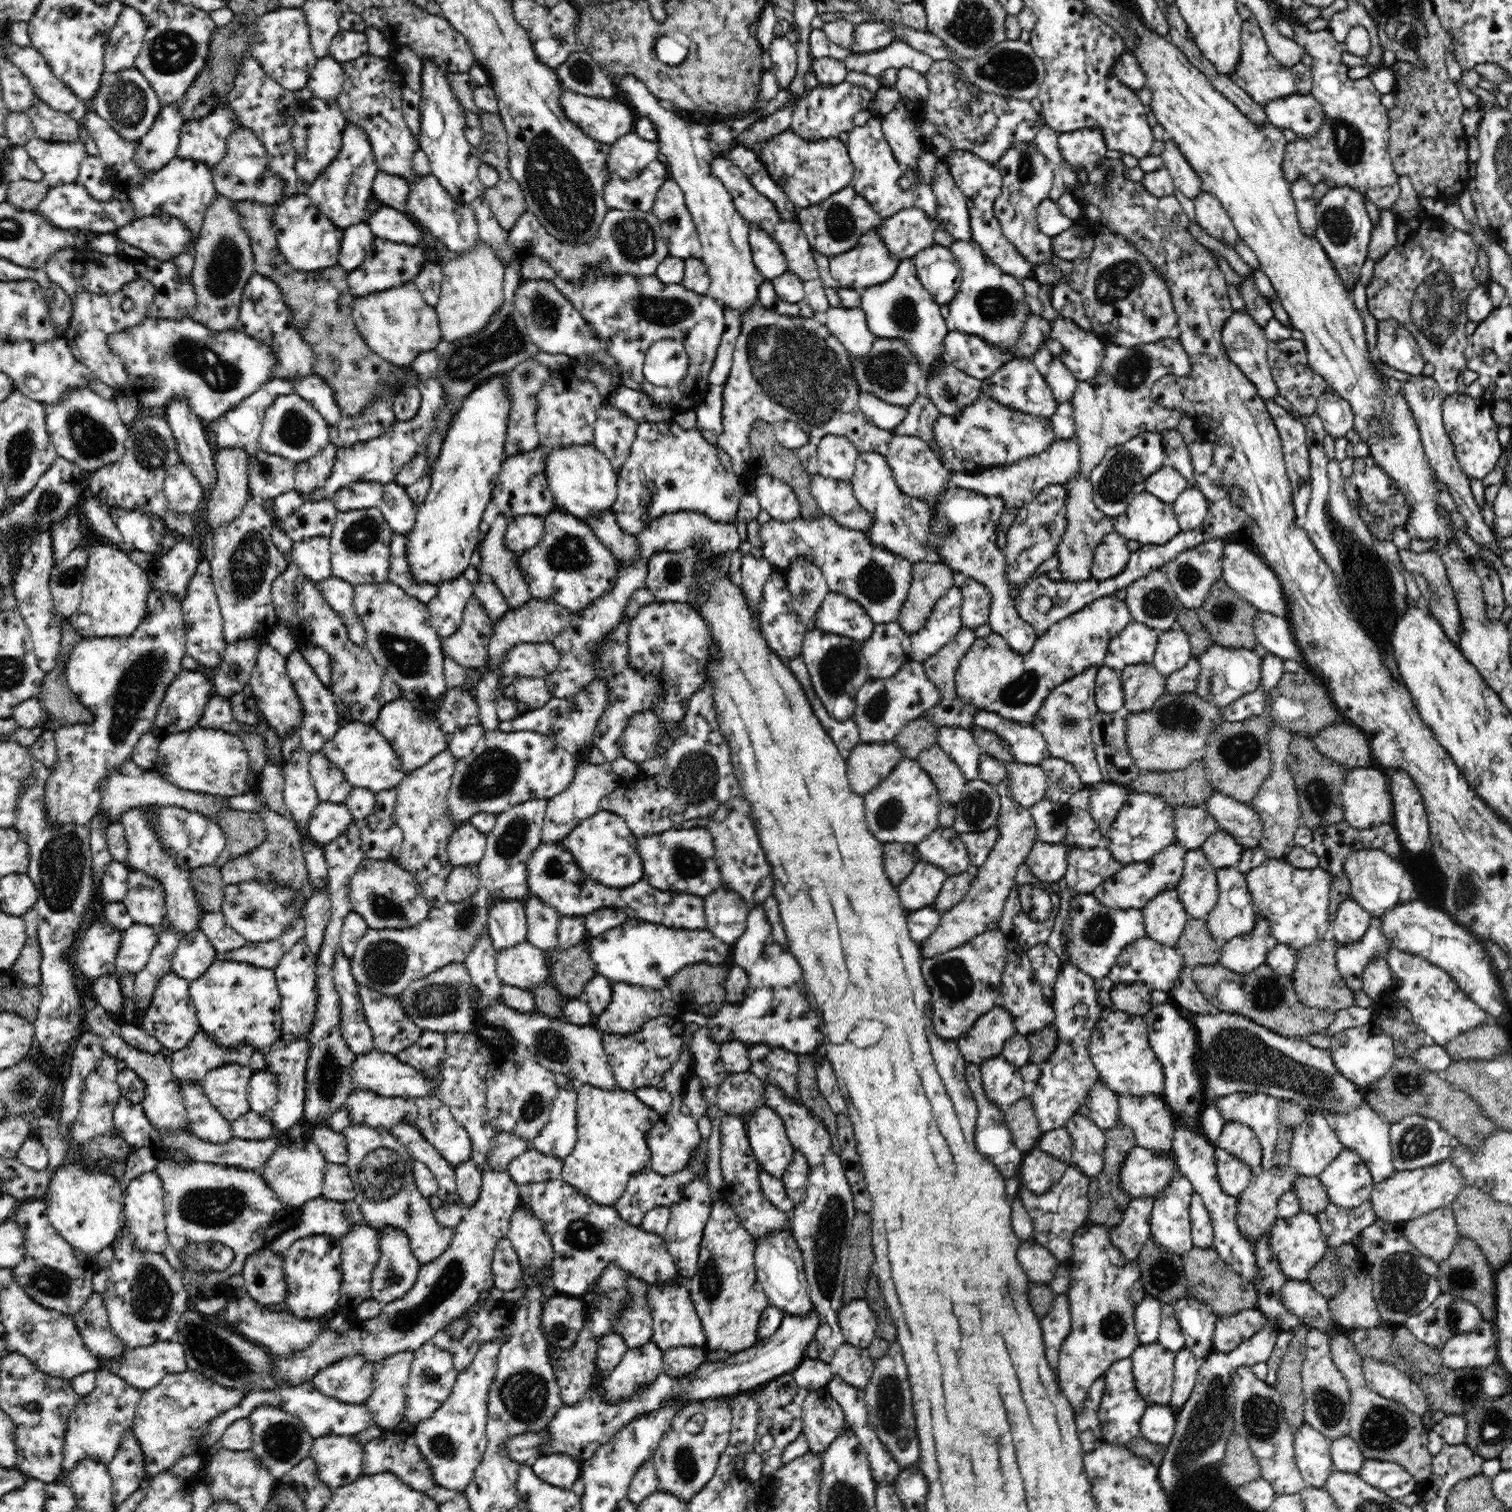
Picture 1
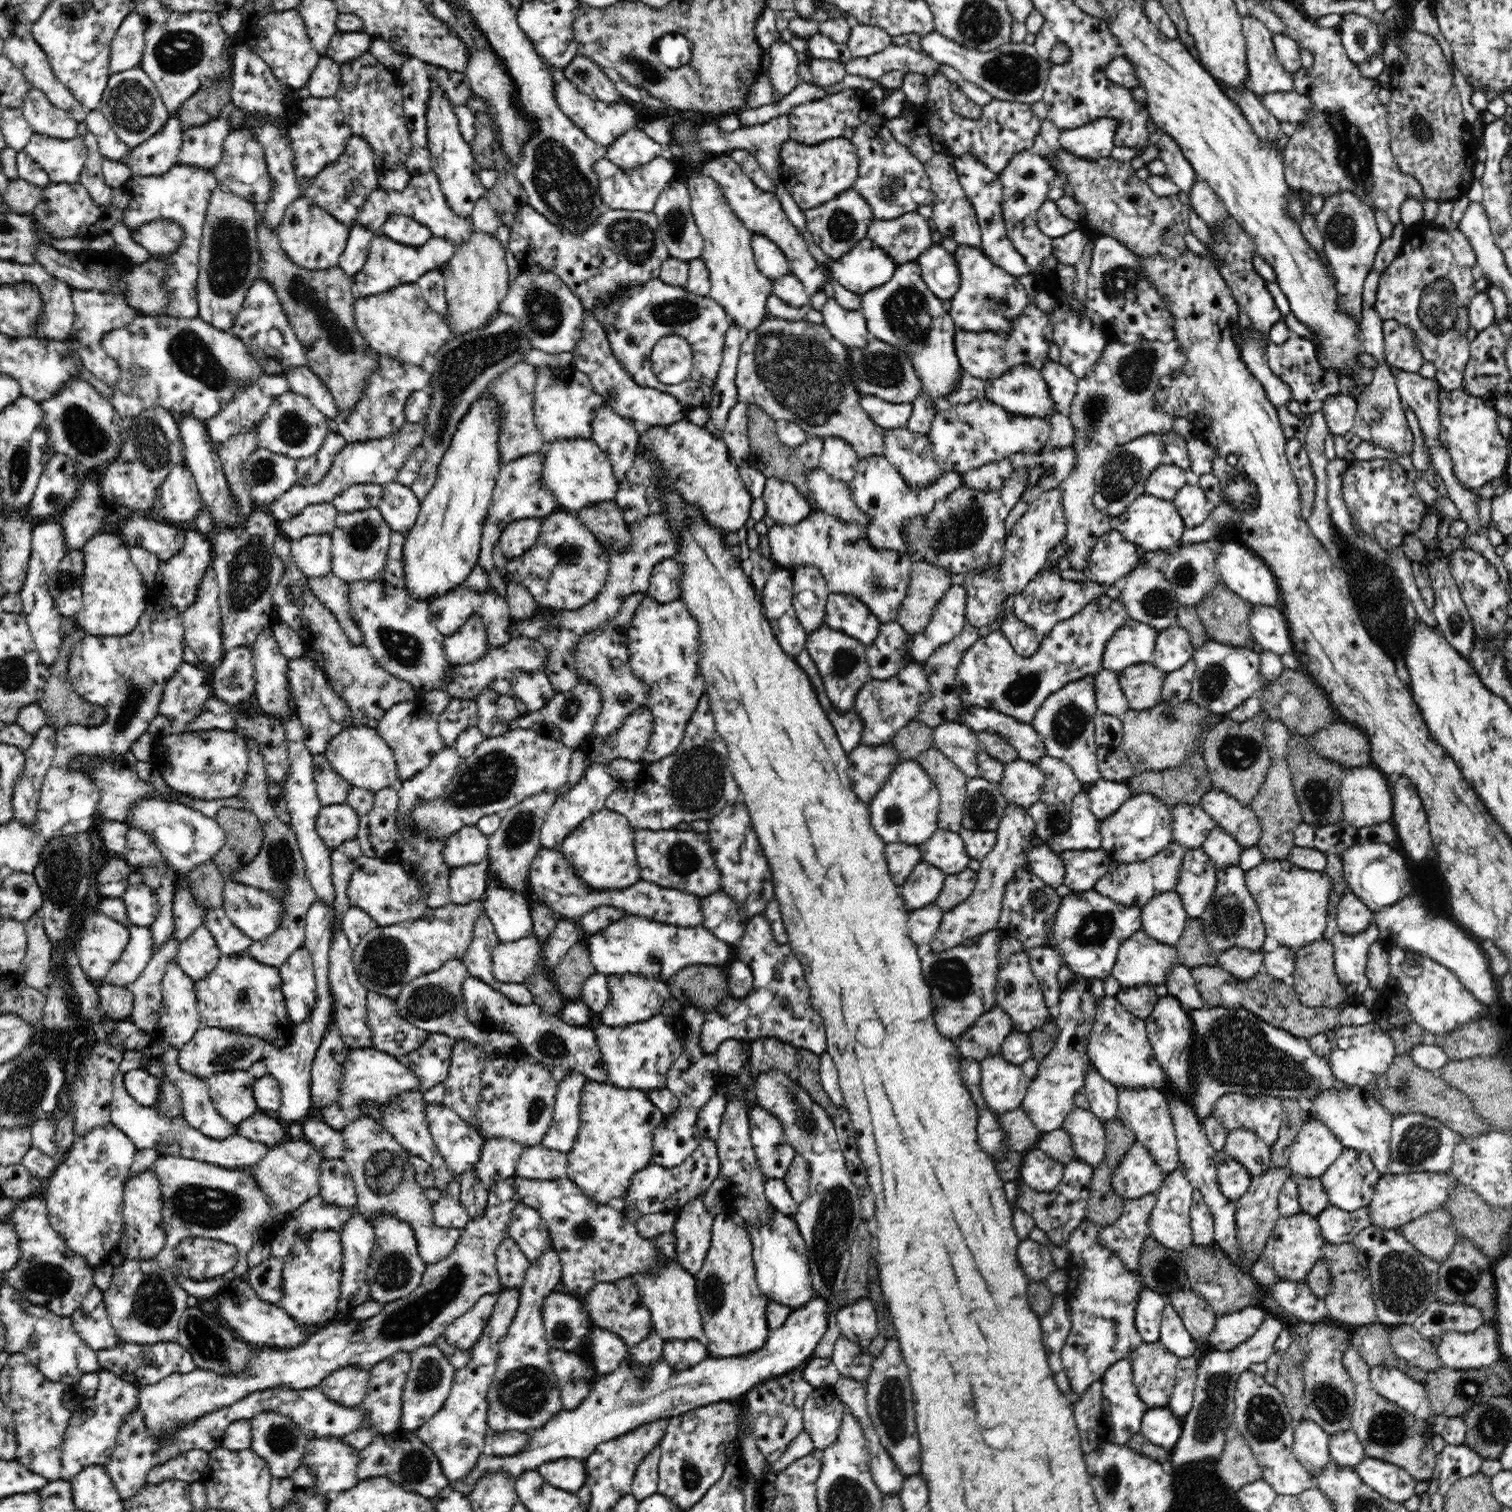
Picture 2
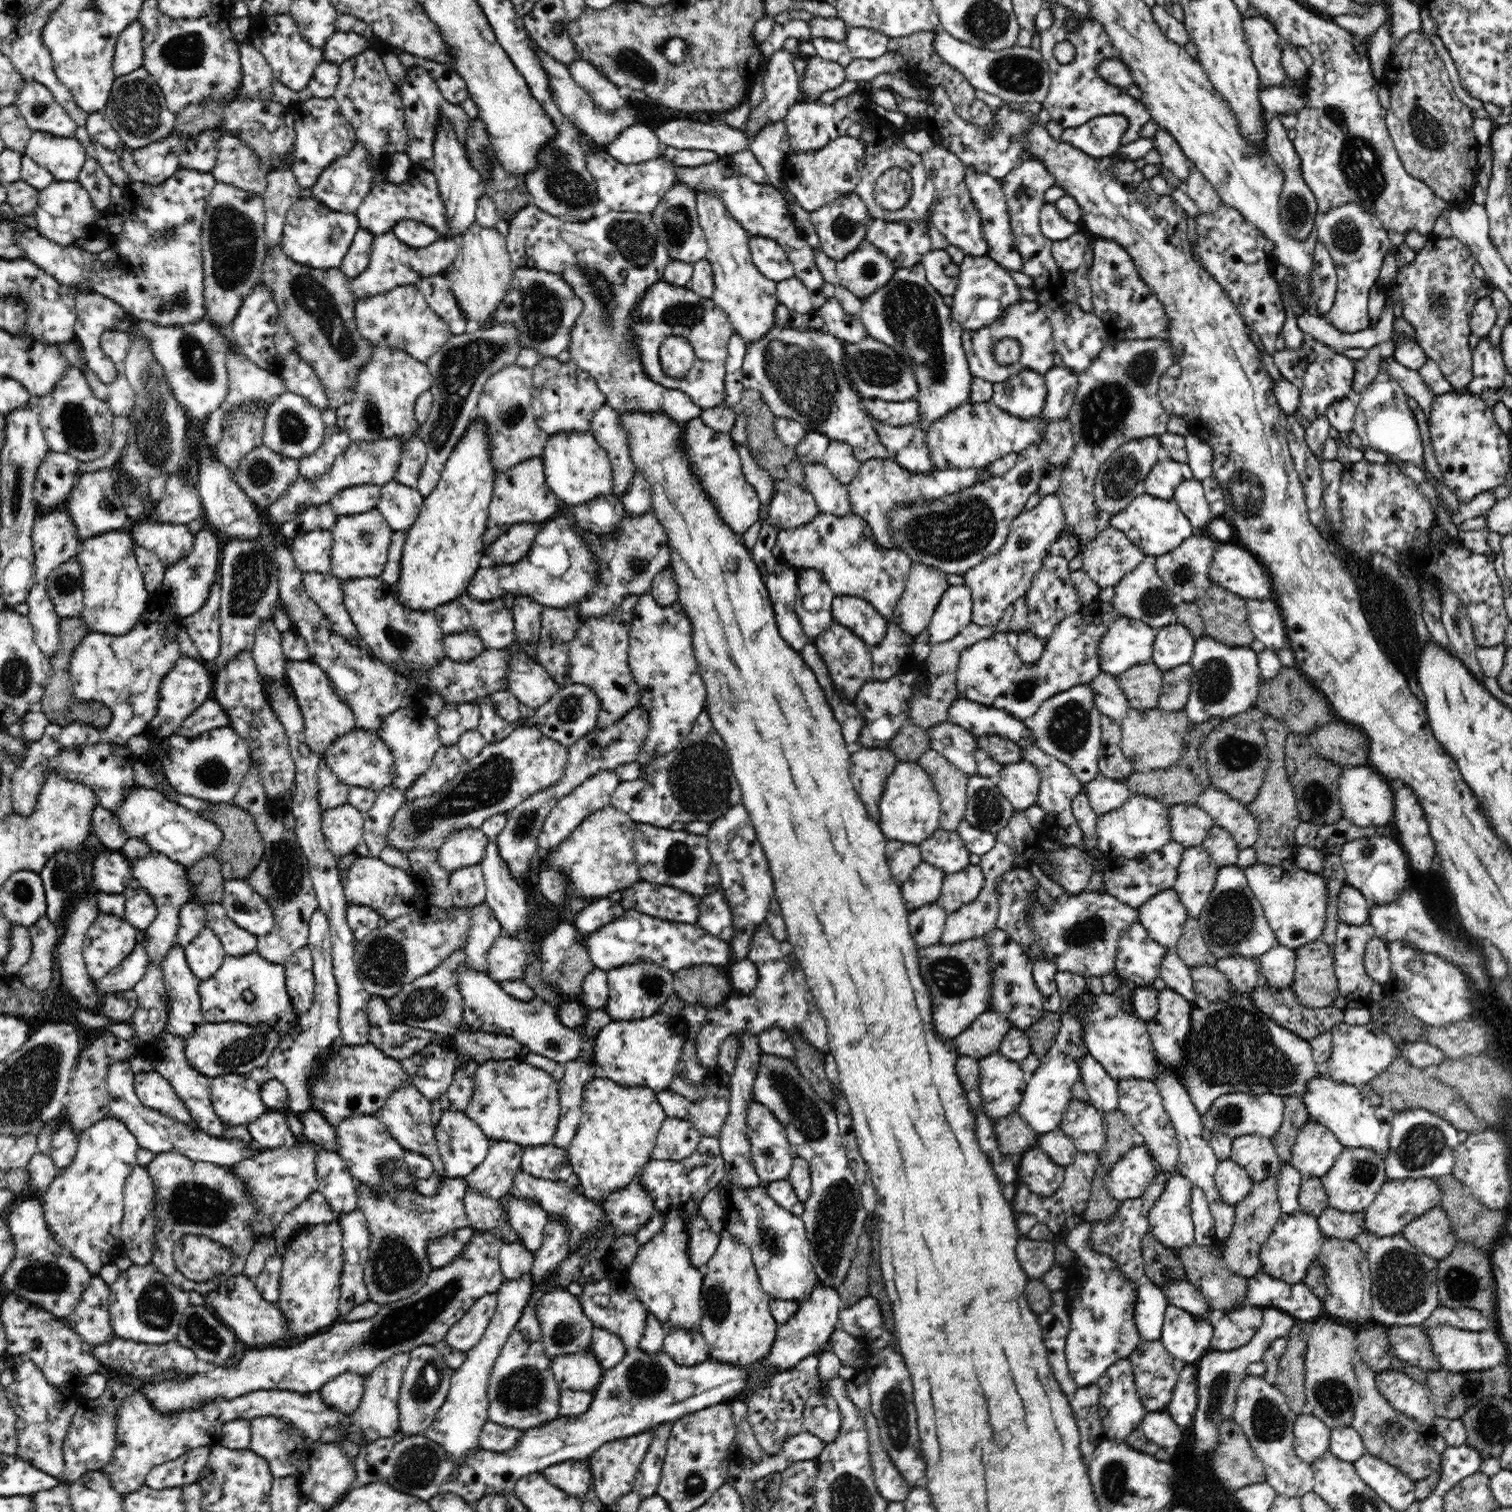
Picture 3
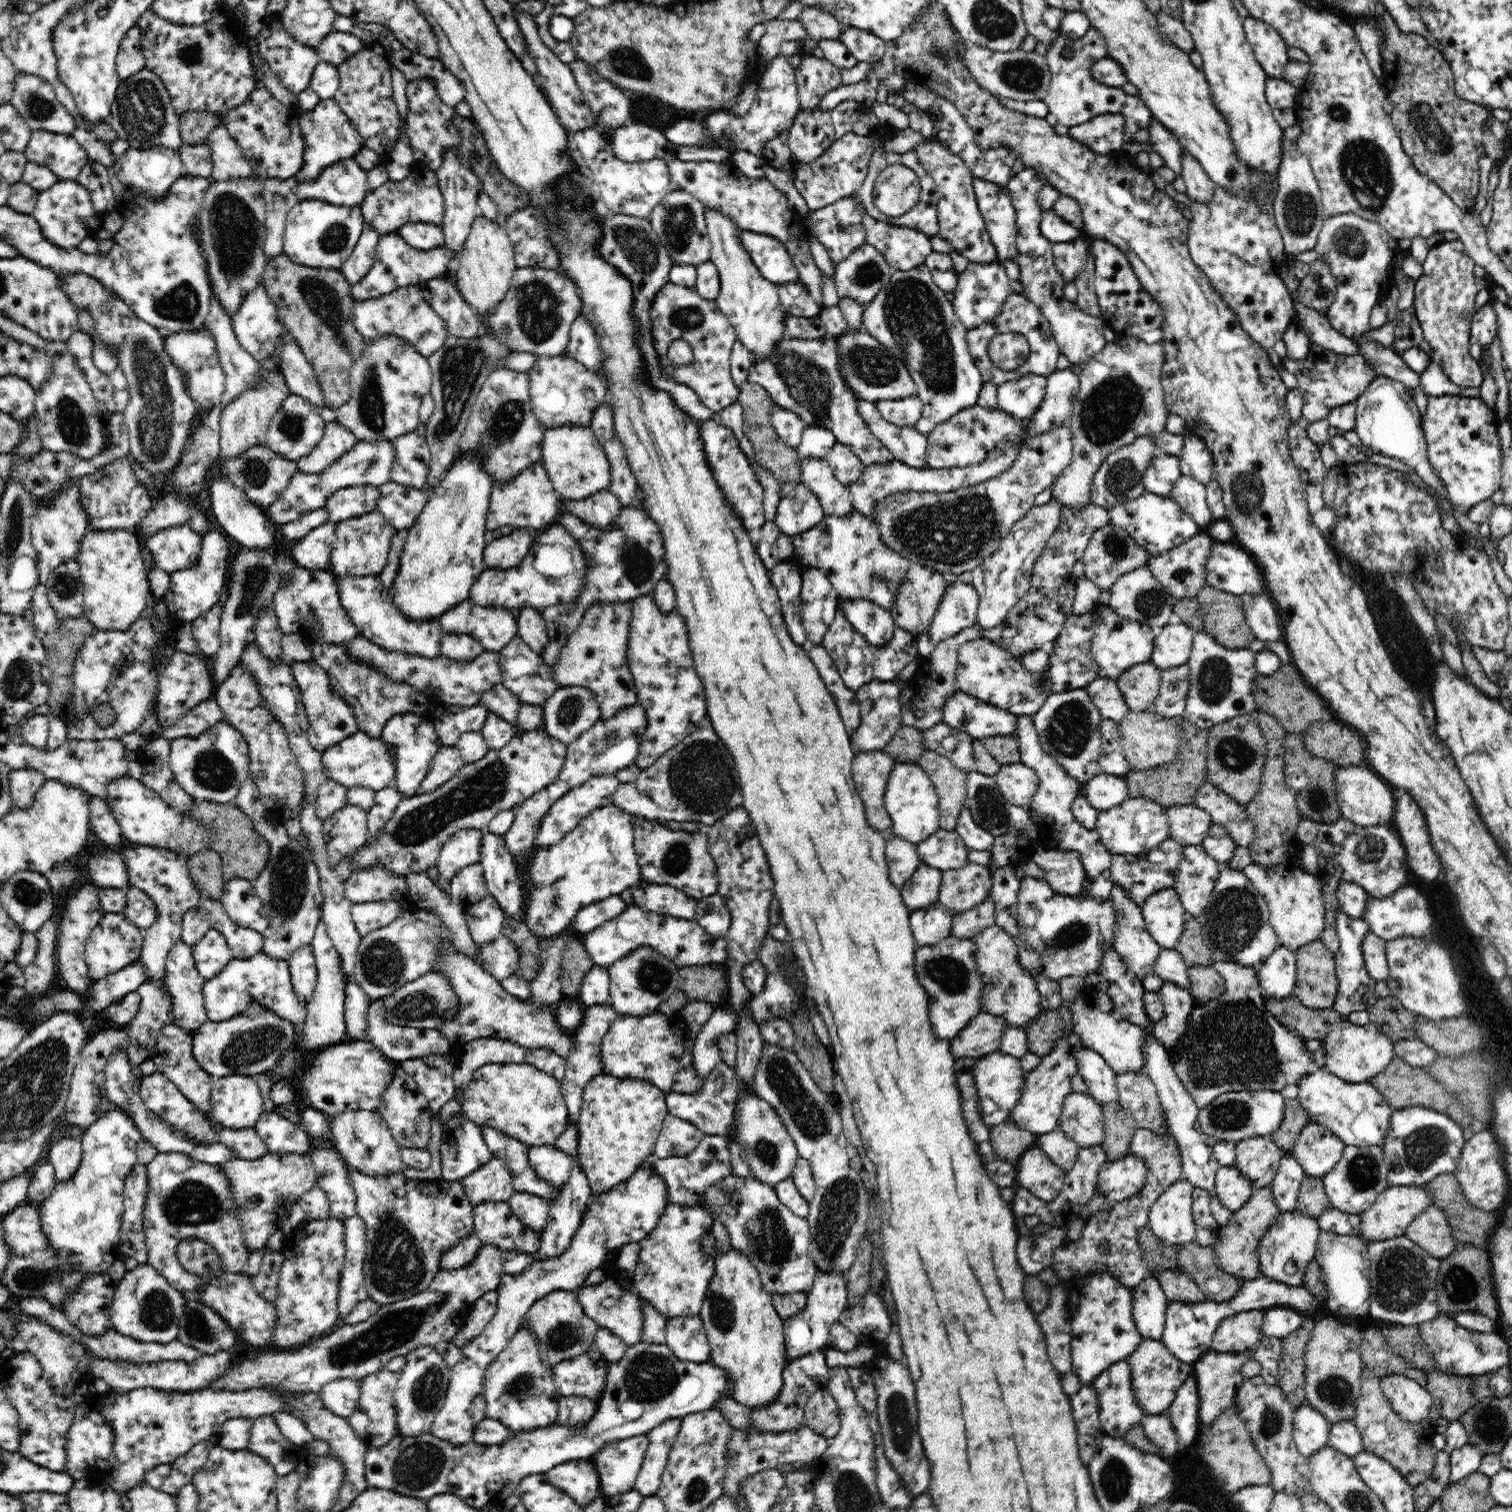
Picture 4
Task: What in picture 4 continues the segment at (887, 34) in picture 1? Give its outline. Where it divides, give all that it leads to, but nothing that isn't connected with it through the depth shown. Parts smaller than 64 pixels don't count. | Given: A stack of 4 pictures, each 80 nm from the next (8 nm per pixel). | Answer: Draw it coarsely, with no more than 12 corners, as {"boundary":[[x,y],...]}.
{"boundary":[[846,27],[839,38],[856,60],[876,62],[883,38]]}

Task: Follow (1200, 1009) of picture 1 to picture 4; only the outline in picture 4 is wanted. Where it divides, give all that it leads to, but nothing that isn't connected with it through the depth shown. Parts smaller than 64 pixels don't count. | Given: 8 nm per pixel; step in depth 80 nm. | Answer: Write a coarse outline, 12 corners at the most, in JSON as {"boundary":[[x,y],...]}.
{"boundary":[[1162,949],[1154,965],[1164,982],[1191,990],[1189,966],[1174,949]]}

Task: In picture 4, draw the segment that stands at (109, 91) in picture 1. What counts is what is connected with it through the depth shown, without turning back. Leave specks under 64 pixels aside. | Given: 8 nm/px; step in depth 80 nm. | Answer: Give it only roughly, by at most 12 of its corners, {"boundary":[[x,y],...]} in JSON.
{"boundary":[[146,66],[120,80],[107,123],[130,151],[183,146],[179,114]]}

